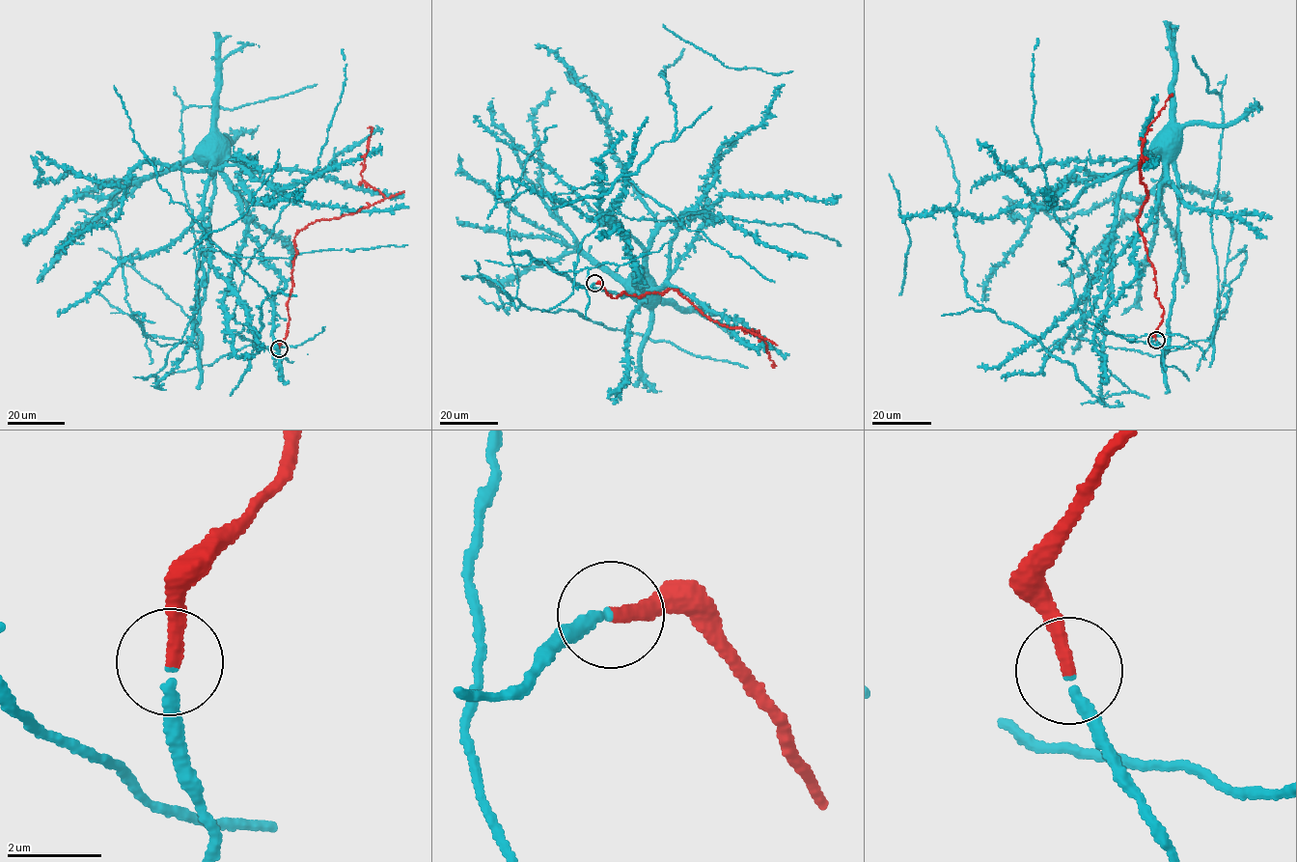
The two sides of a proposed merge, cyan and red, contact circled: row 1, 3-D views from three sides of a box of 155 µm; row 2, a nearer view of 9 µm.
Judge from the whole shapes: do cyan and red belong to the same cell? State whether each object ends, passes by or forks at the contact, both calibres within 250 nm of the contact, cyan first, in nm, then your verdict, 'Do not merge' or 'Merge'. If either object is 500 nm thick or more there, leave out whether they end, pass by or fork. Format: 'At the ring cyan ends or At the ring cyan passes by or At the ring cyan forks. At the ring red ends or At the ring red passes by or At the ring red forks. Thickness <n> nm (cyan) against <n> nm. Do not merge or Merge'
At the ring cyan ends. At the ring red ends. Thickness 220 nm (cyan) against 260 nm. Merge

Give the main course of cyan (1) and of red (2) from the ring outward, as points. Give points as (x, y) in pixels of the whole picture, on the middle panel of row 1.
1: (595, 284), (587, 285), (588, 268), (571, 272), (599, 215), (716, 215), (662, 225), (635, 280)
2: (595, 284), (614, 297), (623, 292), (640, 297), (675, 290), (712, 319), (758, 333), (775, 366), (771, 365)

